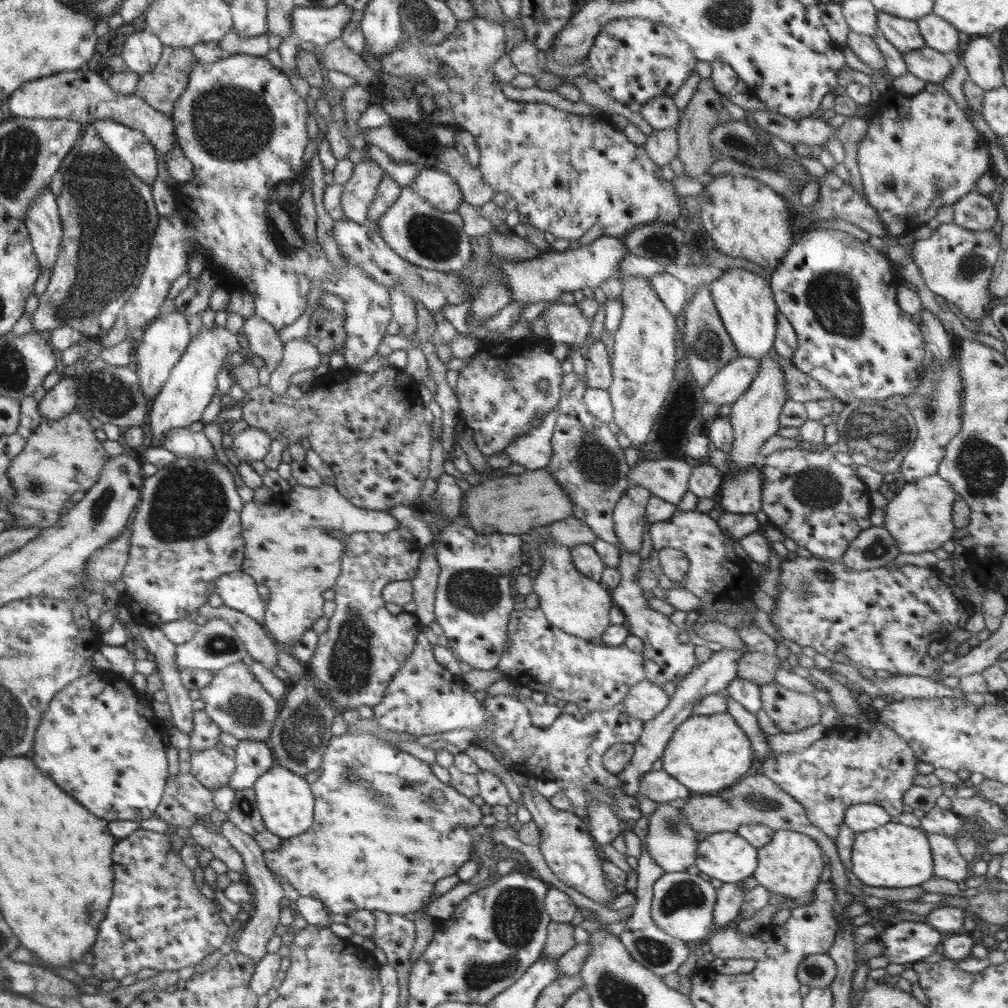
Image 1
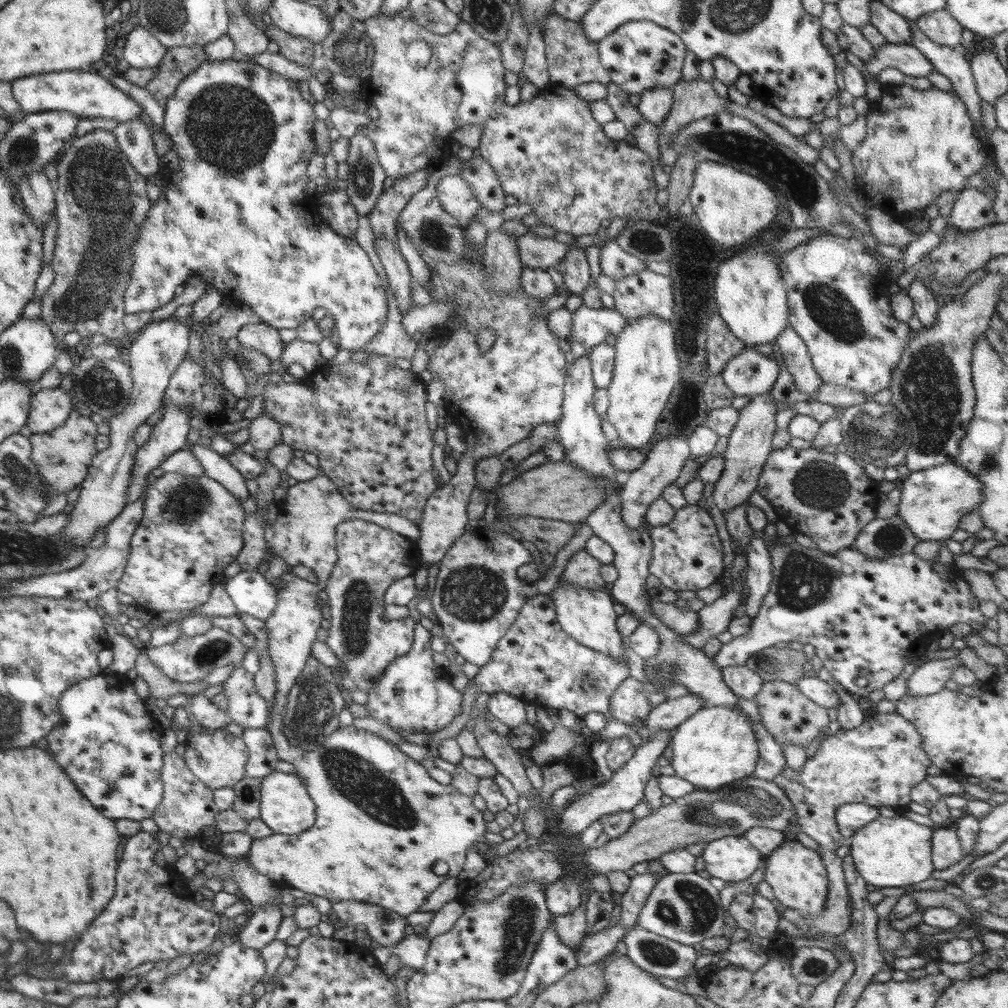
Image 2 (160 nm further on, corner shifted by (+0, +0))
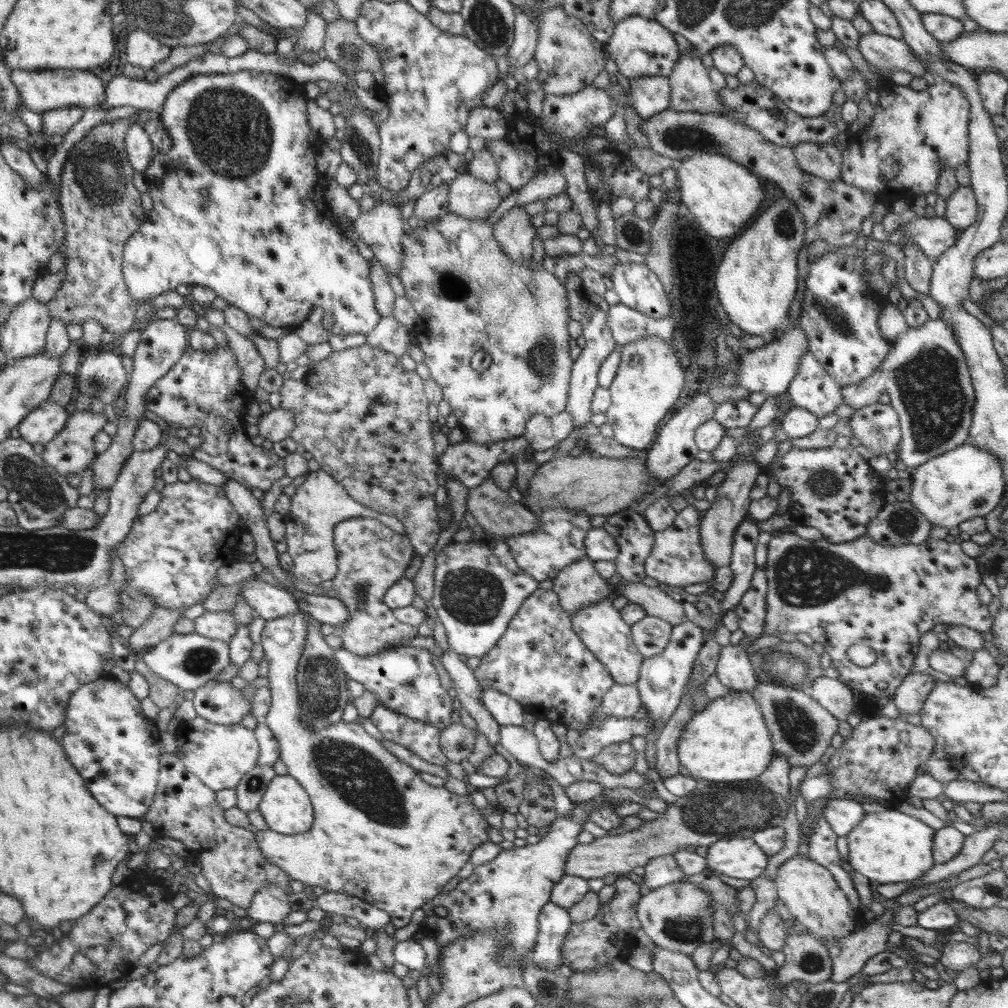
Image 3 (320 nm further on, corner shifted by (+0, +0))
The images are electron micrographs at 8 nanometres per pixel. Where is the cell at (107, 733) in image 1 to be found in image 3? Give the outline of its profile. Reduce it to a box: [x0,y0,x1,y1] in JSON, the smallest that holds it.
[60,678,160,819]

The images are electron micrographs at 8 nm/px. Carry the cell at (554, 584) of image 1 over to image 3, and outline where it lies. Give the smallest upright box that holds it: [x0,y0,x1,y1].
[569,599,644,685]

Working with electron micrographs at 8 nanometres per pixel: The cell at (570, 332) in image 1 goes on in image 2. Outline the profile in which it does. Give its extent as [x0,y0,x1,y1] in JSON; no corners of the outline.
[570,303,630,350]

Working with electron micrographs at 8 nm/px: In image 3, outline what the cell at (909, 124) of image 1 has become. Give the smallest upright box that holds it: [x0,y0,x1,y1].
[841,79,970,206]

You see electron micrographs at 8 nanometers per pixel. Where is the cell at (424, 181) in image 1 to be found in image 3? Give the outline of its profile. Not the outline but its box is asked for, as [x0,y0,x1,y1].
[449,174,503,220]

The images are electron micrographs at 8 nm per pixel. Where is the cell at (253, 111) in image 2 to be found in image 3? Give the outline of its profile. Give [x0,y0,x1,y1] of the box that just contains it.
[123,70,382,335]

